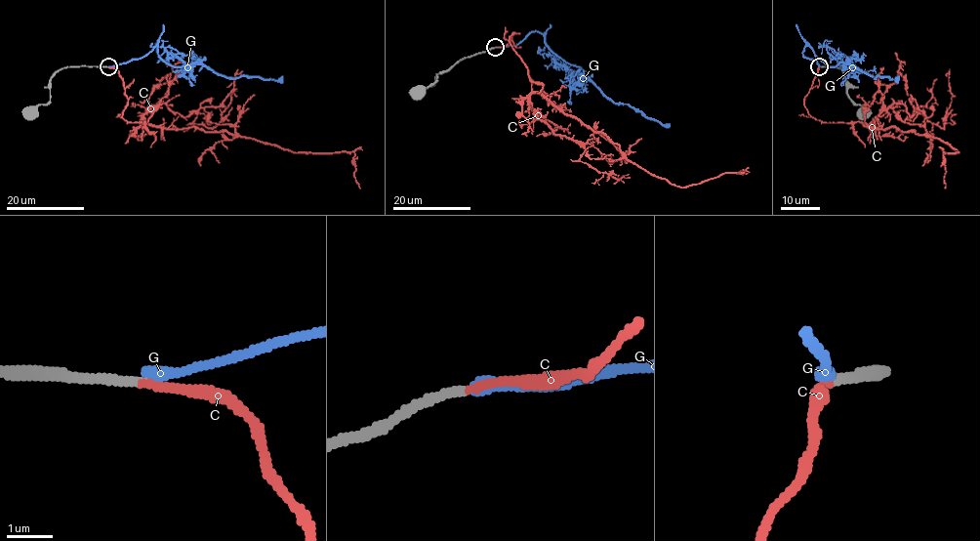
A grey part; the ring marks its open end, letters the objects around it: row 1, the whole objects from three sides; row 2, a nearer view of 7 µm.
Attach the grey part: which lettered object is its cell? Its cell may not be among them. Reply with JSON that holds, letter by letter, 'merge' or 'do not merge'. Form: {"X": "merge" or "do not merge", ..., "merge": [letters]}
{"C": "merge", "G": "do not merge", "merge": ["C"]}

